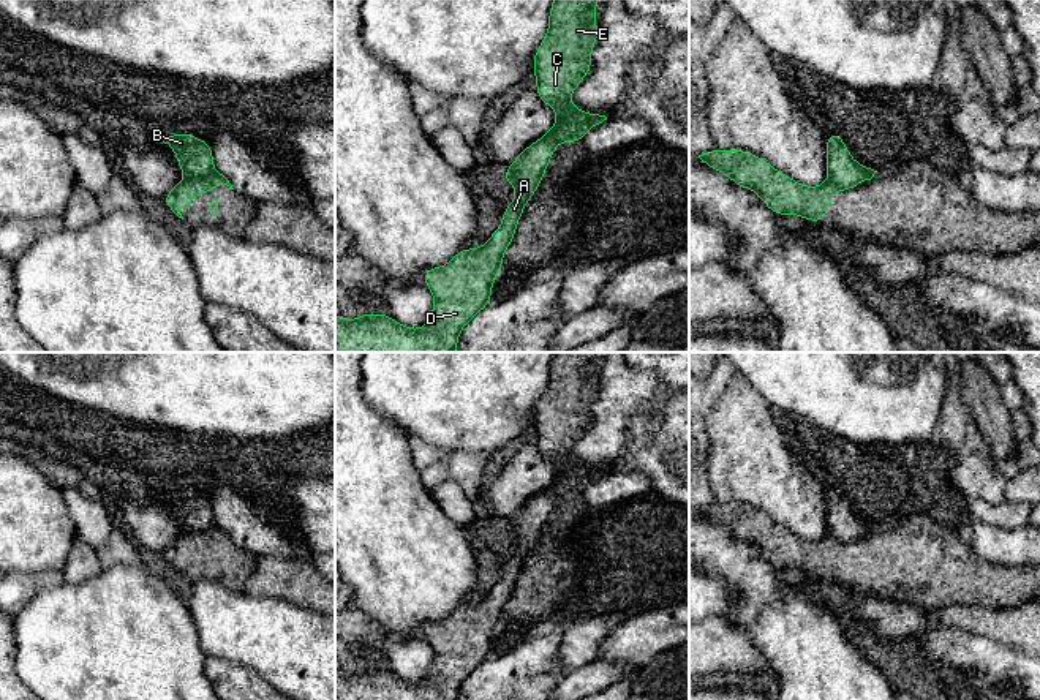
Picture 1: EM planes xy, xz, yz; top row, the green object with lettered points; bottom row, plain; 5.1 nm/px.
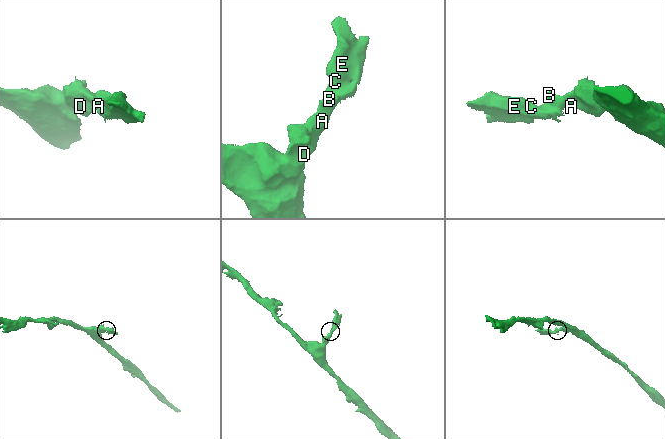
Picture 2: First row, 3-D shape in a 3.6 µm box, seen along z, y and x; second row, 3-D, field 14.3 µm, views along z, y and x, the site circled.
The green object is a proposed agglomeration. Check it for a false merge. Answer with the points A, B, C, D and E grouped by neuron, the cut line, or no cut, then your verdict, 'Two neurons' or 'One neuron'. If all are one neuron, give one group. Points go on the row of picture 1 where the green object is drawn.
Groups: A B D / C E. Split along xy (214, 169), (199, 177), (184, 180). Two neurons

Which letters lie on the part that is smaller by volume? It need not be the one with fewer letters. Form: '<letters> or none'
C, E

